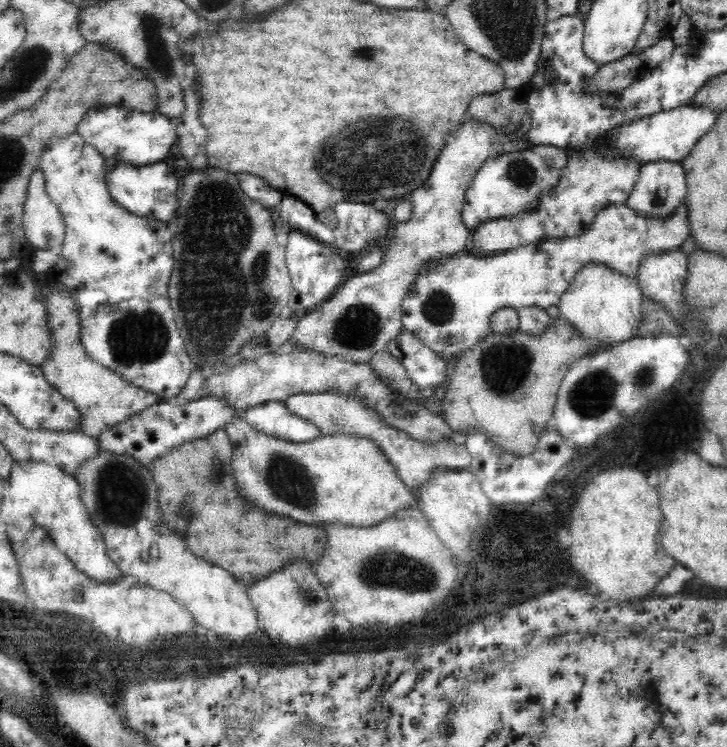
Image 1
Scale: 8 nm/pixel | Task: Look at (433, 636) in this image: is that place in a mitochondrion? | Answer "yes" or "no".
no

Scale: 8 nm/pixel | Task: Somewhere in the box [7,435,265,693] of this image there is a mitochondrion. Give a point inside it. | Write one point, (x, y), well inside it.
(120, 491)

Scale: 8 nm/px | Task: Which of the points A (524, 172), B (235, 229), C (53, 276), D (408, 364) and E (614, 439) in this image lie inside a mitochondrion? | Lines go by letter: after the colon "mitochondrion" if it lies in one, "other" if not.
A: mitochondrion
B: mitochondrion
C: other
D: other
E: other

